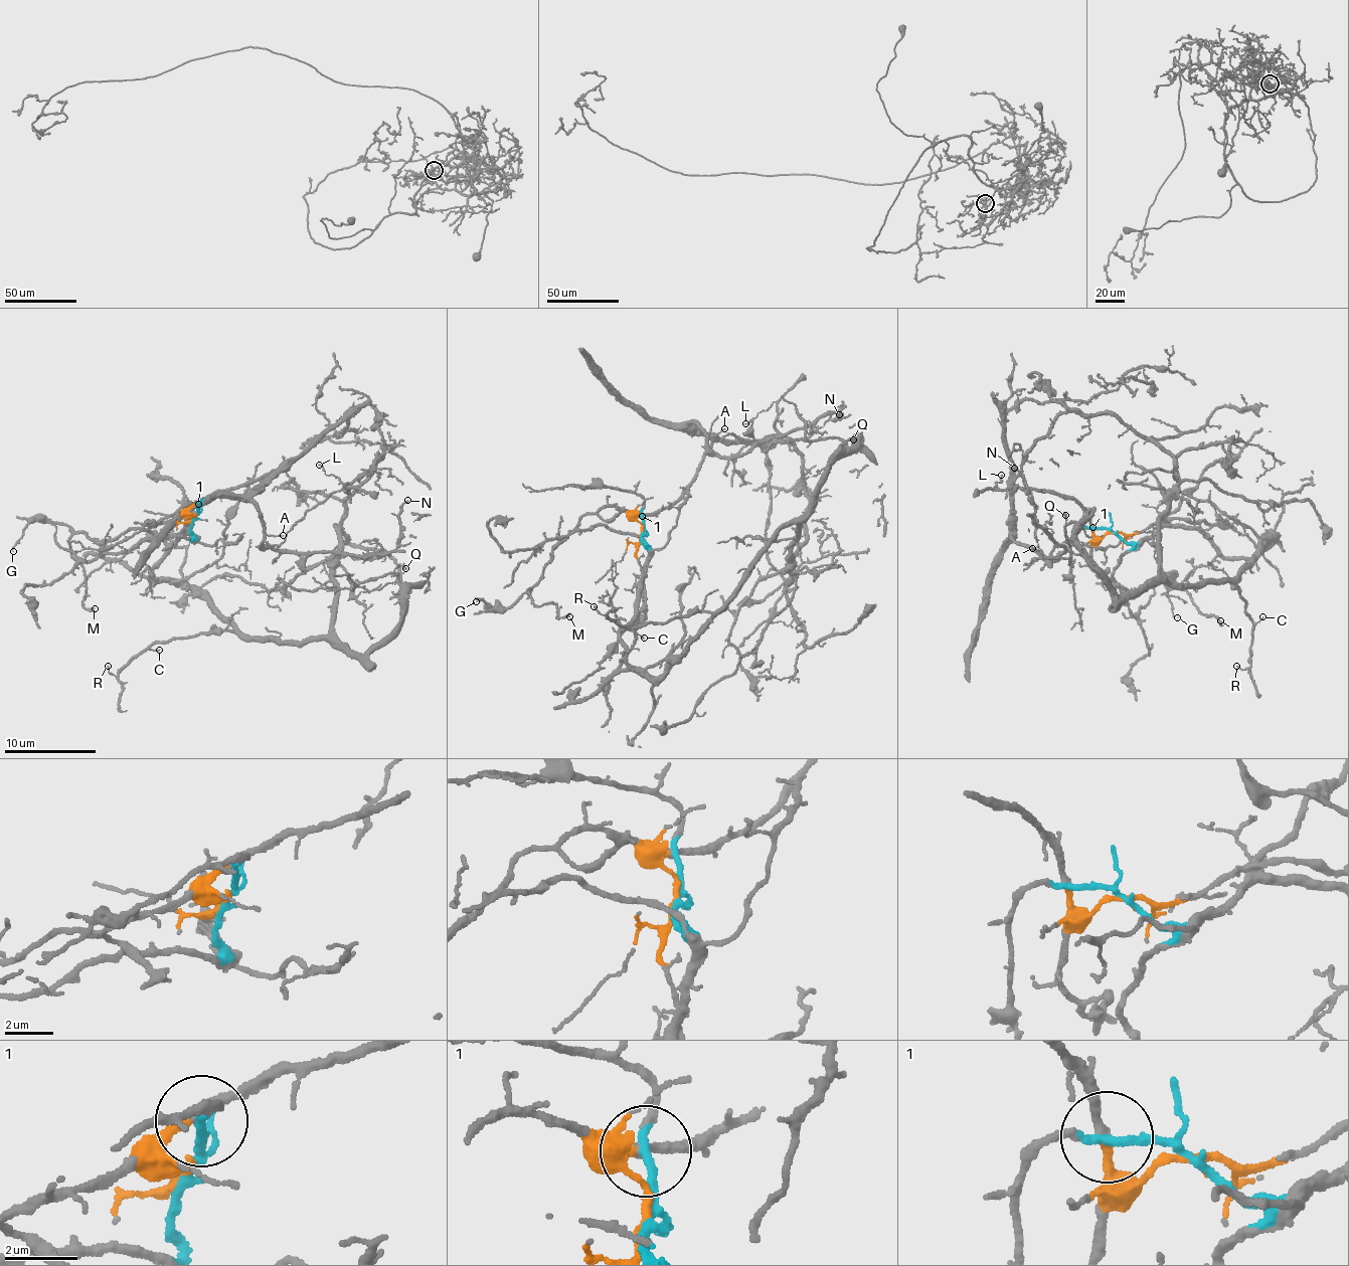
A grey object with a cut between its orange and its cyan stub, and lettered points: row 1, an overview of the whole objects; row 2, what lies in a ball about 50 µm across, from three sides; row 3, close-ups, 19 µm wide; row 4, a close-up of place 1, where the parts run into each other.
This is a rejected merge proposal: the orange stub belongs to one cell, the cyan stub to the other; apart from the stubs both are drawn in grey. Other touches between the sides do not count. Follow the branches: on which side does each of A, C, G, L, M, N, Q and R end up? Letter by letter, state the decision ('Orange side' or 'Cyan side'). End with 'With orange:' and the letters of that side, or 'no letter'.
A: Orange side
C: Cyan side
G: Orange side
L: Cyan side
M: Orange side
N: Orange side
Q: Cyan side
R: Cyan side
With orange: A, G, M, N

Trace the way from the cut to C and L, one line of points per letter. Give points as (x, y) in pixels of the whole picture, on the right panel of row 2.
C: (1113, 533), (1201, 528), (1222, 557), (1250, 559), (1272, 537), (1232, 585), (1263, 616)
L: (1113, 533), (1201, 528), (1250, 559), (1273, 538), (1175, 583), (1176, 461), (1114, 414), (1061, 413), (1001, 476)

